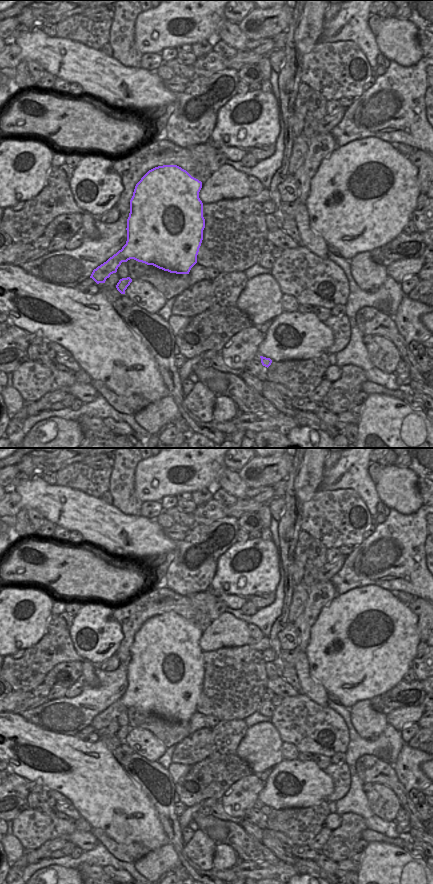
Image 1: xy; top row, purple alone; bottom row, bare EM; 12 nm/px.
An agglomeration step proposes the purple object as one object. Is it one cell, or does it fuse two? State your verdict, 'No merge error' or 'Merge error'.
No merge error

